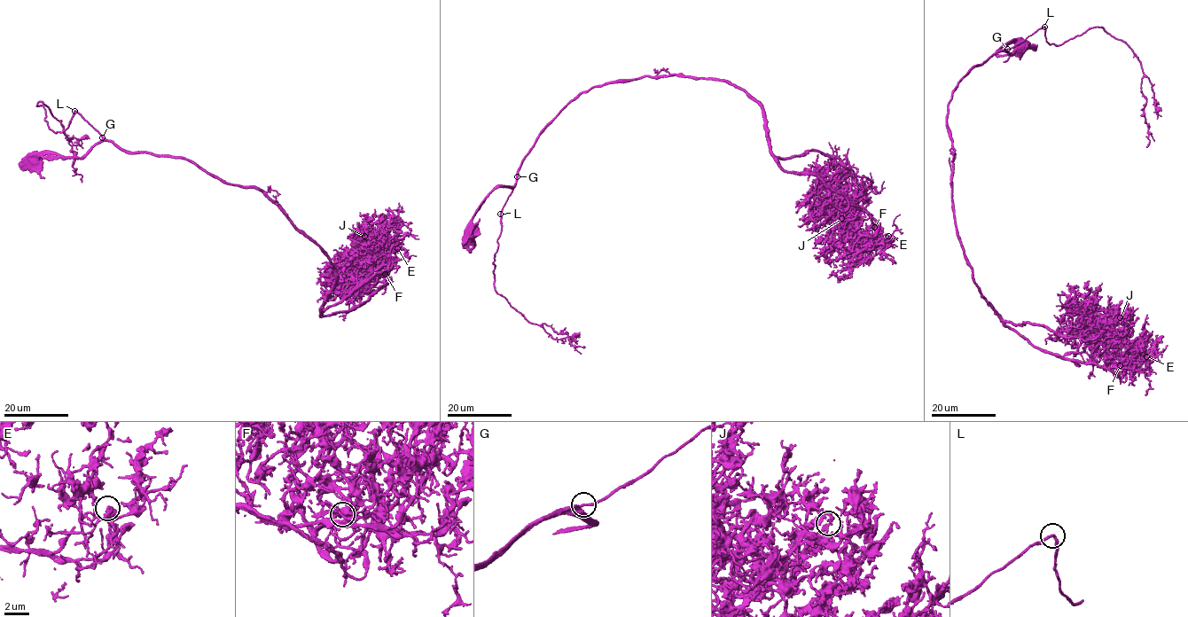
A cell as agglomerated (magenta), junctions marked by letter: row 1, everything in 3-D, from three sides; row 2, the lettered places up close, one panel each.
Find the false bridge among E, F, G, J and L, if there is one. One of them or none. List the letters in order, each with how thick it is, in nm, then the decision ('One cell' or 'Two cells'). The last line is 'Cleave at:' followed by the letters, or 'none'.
E: Thickness 190 nm. One cell
F: Thickness 180 nm. One cell
G: Thickness 240 nm. One cell
J: Thickness 160 nm. One cell
L: Thickness 180 nm. One cell
Cleave at: none

